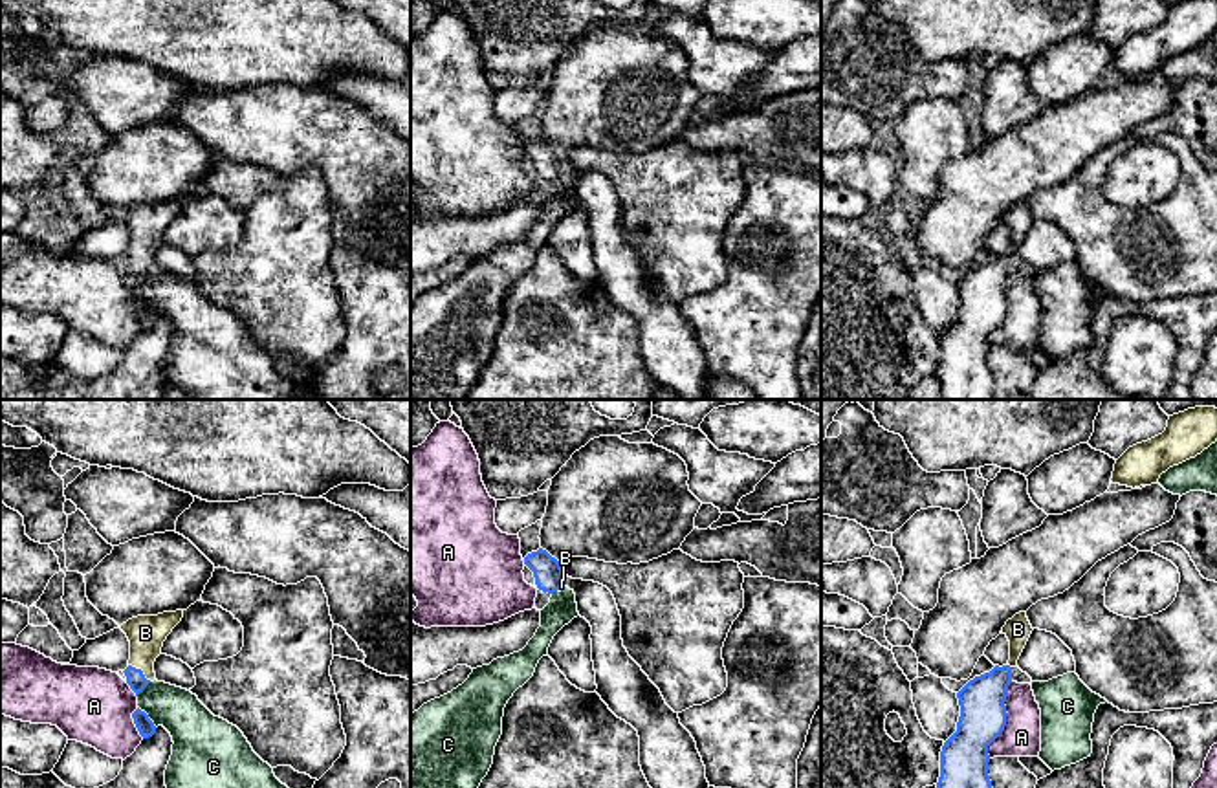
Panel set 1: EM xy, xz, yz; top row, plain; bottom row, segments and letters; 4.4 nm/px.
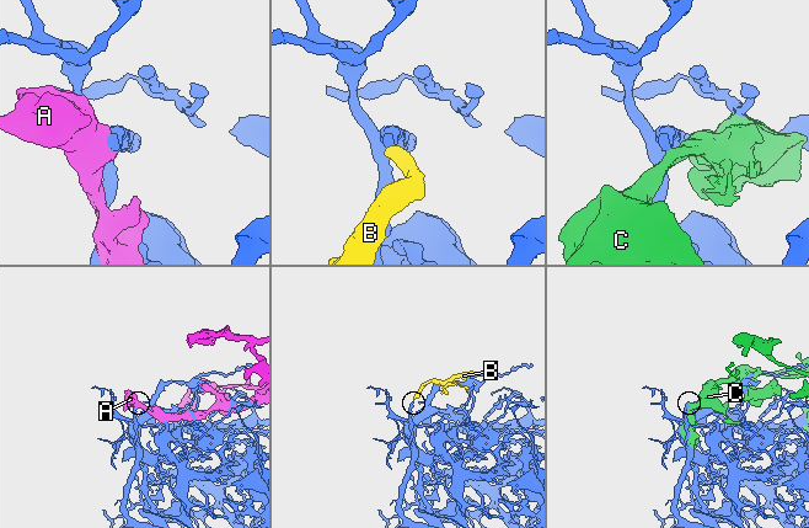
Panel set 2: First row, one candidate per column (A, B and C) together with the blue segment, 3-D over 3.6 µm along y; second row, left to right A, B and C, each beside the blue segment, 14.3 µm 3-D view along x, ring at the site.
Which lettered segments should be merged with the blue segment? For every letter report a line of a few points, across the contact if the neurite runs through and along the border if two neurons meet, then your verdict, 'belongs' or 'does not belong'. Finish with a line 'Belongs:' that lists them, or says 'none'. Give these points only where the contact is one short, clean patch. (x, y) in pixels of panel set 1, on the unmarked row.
A: does not belong
B: line xy (134, 266), (142, 261), (145, 222); belongs
C: does not belong
Belongs: B

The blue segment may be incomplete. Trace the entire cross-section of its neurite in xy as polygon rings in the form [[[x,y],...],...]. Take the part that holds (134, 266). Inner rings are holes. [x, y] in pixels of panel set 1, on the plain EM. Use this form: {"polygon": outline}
{"polygon": [[[183,200],[137,205],[119,216],[130,231],[130,249],[123,262],[136,286],[156,269],[154,251],[161,244],[163,231],[181,207]]]}

